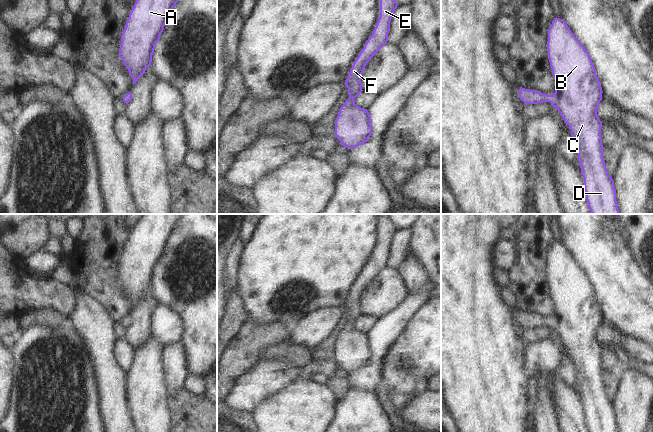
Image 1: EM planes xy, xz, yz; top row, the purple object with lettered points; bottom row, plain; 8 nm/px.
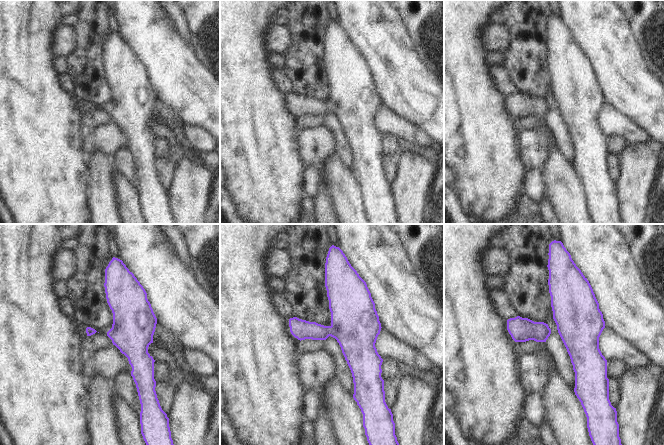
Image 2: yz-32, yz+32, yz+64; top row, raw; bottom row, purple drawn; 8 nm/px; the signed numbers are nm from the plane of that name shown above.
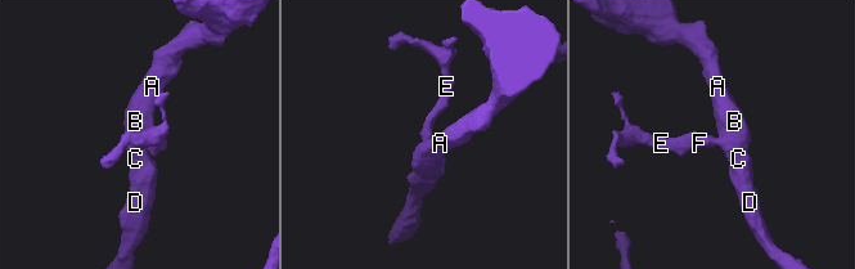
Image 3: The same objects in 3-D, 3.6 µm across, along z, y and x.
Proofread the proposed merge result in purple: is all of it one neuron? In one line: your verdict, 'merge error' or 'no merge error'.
no merge error

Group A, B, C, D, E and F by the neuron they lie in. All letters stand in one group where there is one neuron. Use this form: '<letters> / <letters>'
A B C D E F

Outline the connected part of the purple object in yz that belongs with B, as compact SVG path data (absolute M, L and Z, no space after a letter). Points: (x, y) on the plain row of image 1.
M555 242L548 254L548 283L555 304L555 317L547 319L536 314L520 311L519 322L527 328L550 326L569 350L576 367L581 399L584 402L584 415L589 432L618 432L614 405L608 398L603 381L601 361L602 346L597 339L602 324L602 311L596 299L592 283L574 260L564 243Z

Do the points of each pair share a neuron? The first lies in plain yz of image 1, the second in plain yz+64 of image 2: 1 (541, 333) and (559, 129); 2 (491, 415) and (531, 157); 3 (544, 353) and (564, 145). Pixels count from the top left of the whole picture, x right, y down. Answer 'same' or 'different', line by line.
1: different
2: different
3: different

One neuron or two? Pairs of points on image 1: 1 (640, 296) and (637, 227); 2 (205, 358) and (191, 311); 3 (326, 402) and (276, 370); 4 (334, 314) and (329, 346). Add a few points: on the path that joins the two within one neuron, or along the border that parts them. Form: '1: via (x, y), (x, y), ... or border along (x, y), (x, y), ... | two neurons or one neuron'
1: border along (634, 259), (642, 273) | two neurons
2: via (205, 346), (205, 325), (203, 323) | one neuron
3: border along (301, 376), (273, 394) | two neurons
4: border along (342, 313), (342, 319), (336, 328), (319, 345) | two neurons

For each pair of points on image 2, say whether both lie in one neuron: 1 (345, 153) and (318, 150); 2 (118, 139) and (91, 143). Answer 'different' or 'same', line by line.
1: different
2: same

